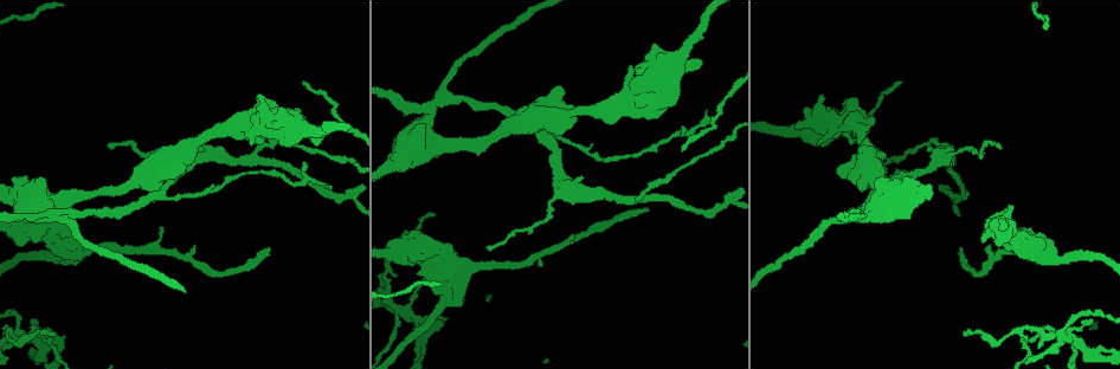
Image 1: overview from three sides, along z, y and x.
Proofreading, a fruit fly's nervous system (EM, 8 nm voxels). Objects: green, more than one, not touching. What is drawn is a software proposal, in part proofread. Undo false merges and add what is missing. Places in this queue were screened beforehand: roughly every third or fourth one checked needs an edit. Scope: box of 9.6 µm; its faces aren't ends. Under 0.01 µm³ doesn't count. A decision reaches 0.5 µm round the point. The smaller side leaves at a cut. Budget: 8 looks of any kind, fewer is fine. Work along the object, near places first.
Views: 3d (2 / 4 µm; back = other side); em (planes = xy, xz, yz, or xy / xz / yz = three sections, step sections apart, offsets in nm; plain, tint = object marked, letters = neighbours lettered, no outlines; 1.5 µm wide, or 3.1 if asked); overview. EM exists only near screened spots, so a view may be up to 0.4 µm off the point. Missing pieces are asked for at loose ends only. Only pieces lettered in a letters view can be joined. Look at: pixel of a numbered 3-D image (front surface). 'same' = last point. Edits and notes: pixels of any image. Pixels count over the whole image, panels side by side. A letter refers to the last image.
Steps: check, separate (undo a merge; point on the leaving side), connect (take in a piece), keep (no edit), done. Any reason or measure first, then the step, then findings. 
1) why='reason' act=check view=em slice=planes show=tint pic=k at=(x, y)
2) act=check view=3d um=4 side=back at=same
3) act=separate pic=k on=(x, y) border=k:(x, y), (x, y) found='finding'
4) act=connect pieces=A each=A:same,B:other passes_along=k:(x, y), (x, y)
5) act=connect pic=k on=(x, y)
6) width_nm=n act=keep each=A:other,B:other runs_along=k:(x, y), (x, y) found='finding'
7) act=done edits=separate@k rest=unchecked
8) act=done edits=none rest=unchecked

why='calibre changes' act=check view=3d um=4 pic=1 at=(435, 104)

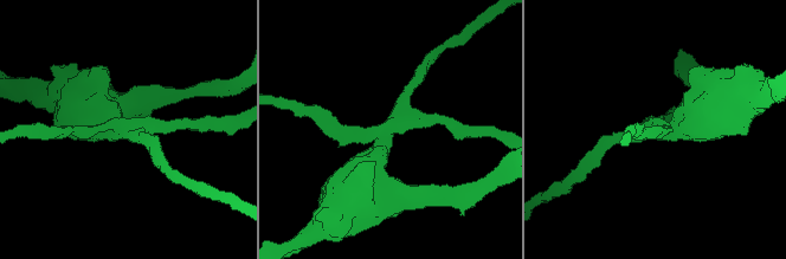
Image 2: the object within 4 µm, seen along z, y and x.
arms=4 act=check view=em slice=planes show=letters pic=2 at=(125, 133)

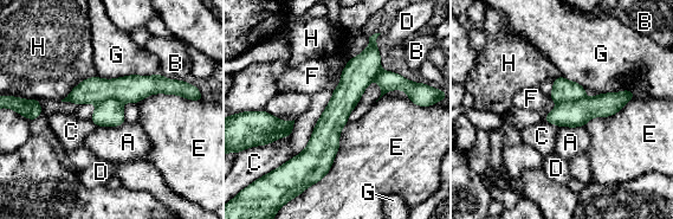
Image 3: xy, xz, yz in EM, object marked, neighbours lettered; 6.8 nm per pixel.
longest_contact=E:550nm act=keep each=A:other,B:other,C:other,D:other,E:other,F:other,G:other,H:other border=3:(125, 122), (118, 126), (97, 127) found='all the same neuron'

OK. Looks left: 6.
why='end of a long branch' act=check view=3d um=4 pic=1 at=(966, 334)

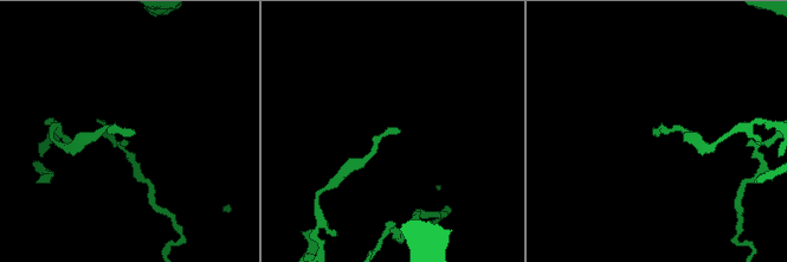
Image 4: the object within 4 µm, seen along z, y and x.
why='now the EM' act=check view=em slice=planes show=letters pic=4 at=(135, 134)

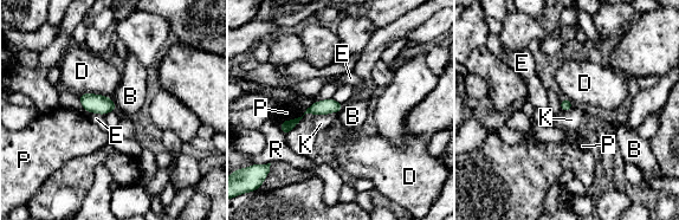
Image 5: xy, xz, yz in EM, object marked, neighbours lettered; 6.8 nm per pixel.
act=keep each=B:other,D:other,E:other,K:other,P:other,R:other border=5:(112, 101), (116, 109) found='none of them fits'

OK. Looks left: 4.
why='three arms meet' act=check view=3d um=2 pic=1 at=(254, 158)

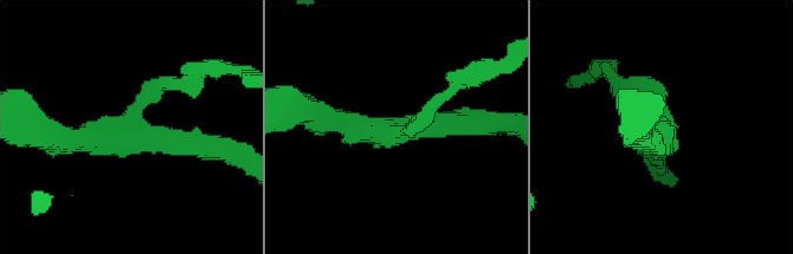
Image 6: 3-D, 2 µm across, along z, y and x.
arms=3 act=check view=em slice=planes show=tint pic=6 at=(662, 127)

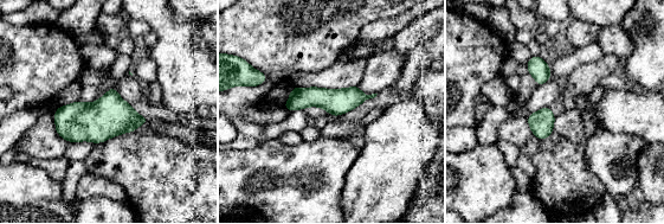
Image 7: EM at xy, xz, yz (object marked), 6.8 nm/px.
act=check view=em slice=planes show=letters at=same

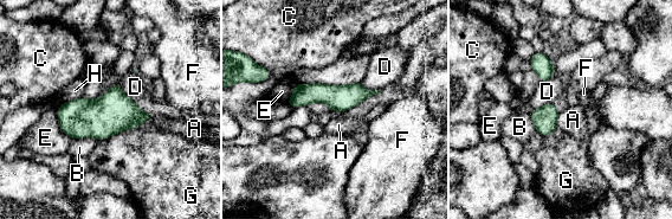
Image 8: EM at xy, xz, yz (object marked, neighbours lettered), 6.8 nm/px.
longest_contact=G:300nm act=keep each=A:other,B:other,C:other,D:other,E:other,F:other,G:other,H:other runs_along=8:(367, 94), (304, 94), (291, 103) found='continuous, no second neuron'

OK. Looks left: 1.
act=done edits=none rest=unchecked

